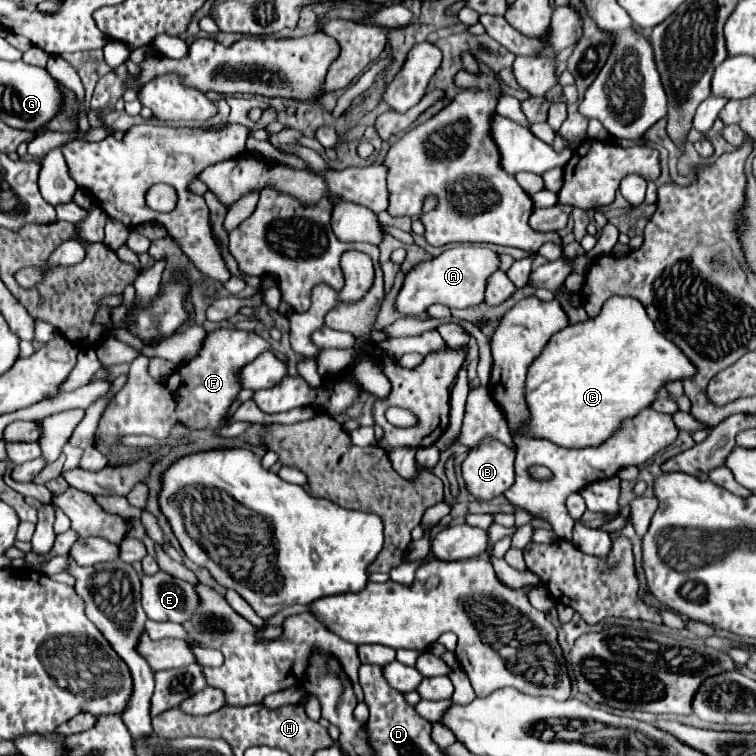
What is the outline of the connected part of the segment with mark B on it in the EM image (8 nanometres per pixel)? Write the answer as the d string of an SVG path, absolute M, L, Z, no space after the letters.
M484 437L462 463L468 491L486 501L502 495L514 483L514 457L514 447L508 447L494 437Z

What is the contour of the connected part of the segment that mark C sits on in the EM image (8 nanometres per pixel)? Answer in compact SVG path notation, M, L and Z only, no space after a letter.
M610 297L598 317L558 331L532 363L526 383L526 401L530 405L530 425L526 427L526 435L550 439L562 447L600 445L610 439L626 419L632 419L642 409L650 407L666 383L684 381L694 373L696 367L690 359L654 327L638 299Z

